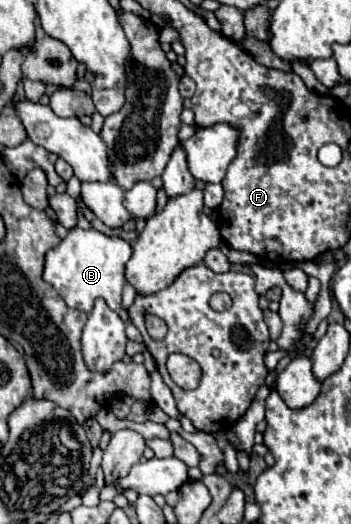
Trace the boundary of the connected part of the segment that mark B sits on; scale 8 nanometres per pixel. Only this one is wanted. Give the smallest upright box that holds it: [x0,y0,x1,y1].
[43,226,131,322]

